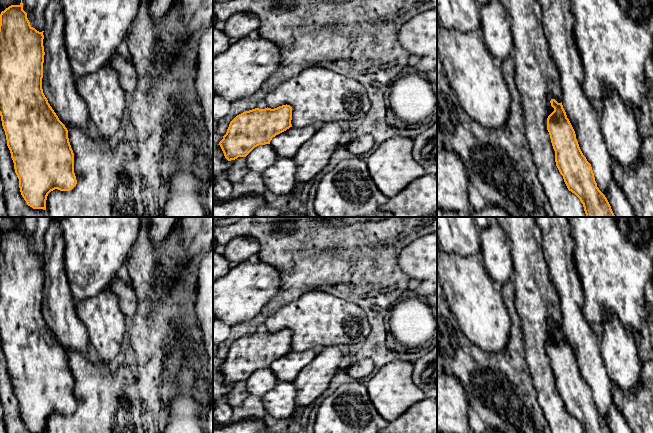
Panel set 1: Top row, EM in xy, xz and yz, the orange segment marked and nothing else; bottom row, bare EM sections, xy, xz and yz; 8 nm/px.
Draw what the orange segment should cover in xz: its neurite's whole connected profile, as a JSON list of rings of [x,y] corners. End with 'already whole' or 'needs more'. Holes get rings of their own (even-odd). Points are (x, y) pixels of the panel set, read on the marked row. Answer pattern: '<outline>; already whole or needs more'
[[[282,105],[277,108],[255,108],[237,115],[229,124],[226,134],[219,145],[228,161],[246,157],[255,147],[270,144],[278,158],[293,158],[299,148],[316,132],[312,126],[296,128],[291,124],[292,107]]]; needs more

